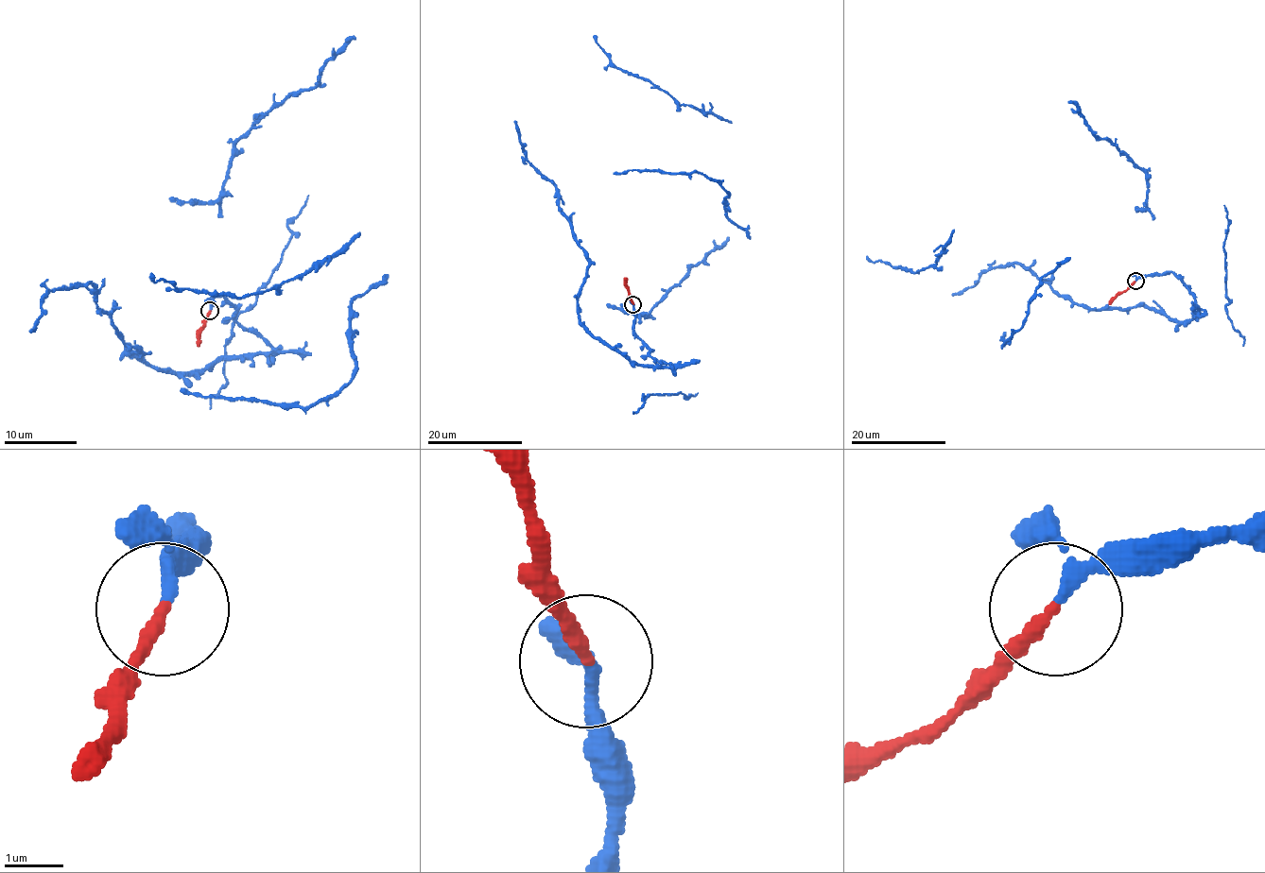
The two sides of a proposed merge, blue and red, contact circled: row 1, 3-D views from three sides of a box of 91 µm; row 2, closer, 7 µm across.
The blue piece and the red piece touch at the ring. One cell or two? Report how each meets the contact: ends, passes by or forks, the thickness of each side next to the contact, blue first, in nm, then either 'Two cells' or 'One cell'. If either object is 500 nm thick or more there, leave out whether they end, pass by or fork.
At the ring blue passes by. At the ring red ends. Thickness 160 nm (blue) against 240 nm. One cell

